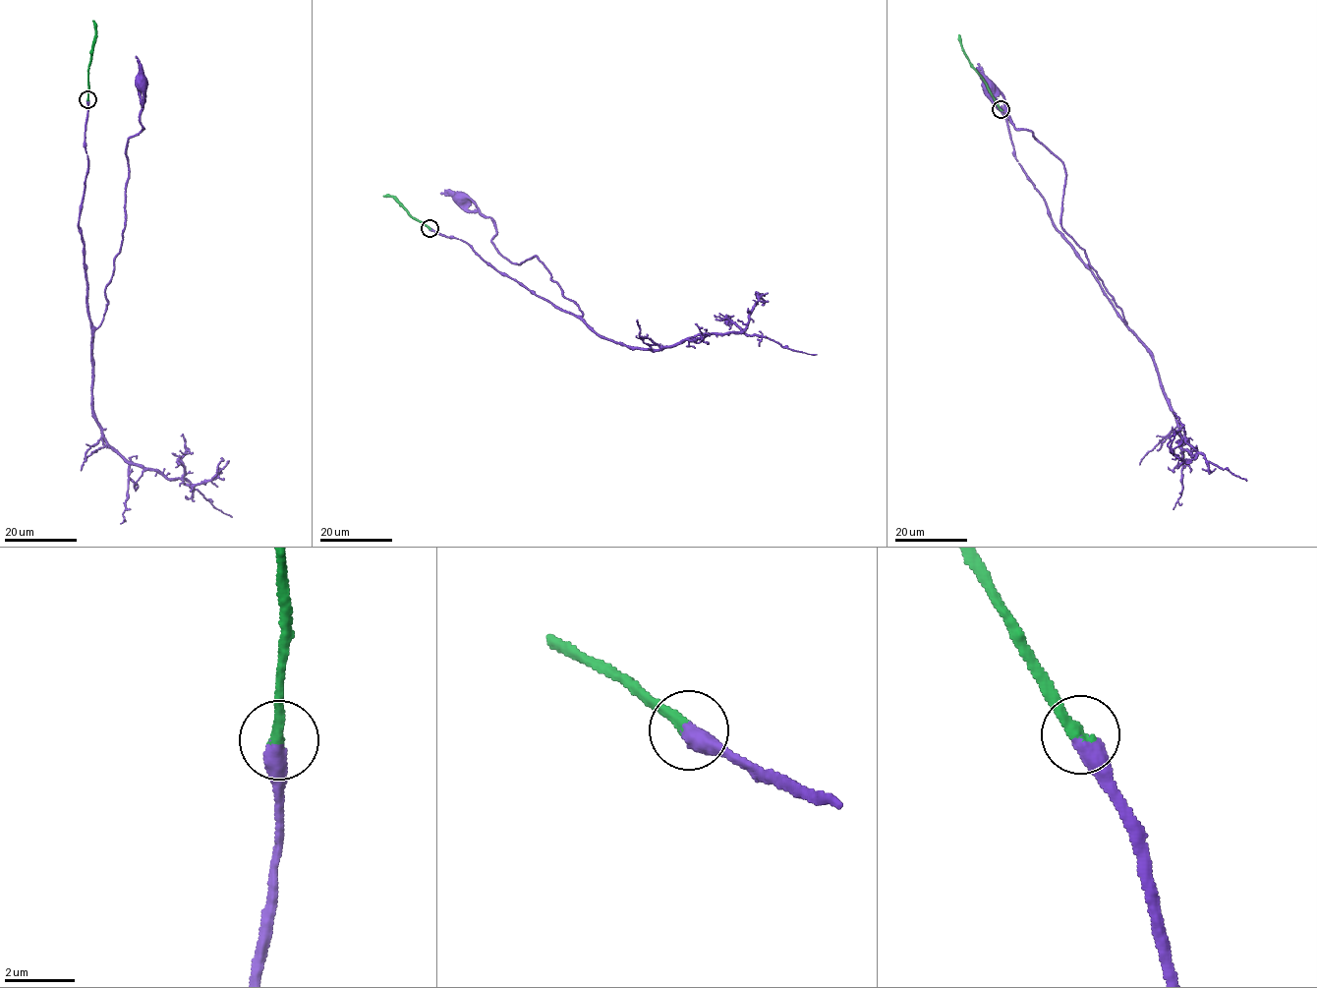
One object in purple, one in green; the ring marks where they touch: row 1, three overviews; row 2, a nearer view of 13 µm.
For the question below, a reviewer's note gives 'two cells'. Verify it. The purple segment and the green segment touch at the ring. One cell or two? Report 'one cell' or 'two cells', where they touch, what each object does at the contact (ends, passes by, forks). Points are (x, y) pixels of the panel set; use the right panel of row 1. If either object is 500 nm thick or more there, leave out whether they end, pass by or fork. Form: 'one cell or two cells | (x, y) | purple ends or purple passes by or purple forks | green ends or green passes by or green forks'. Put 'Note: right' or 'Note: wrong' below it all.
one cell | (1001, 109) | purple ends | green ends
Note: wrong

